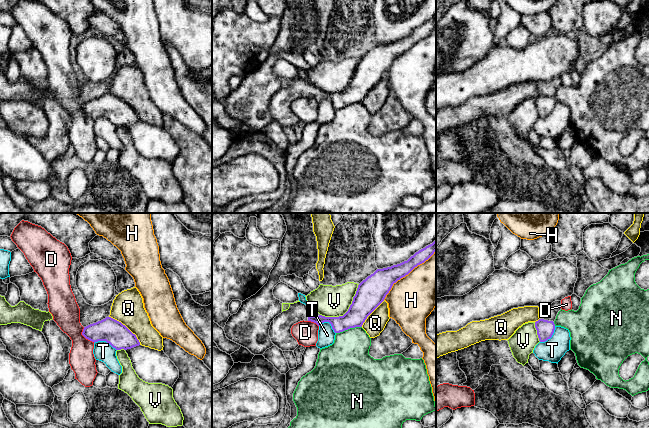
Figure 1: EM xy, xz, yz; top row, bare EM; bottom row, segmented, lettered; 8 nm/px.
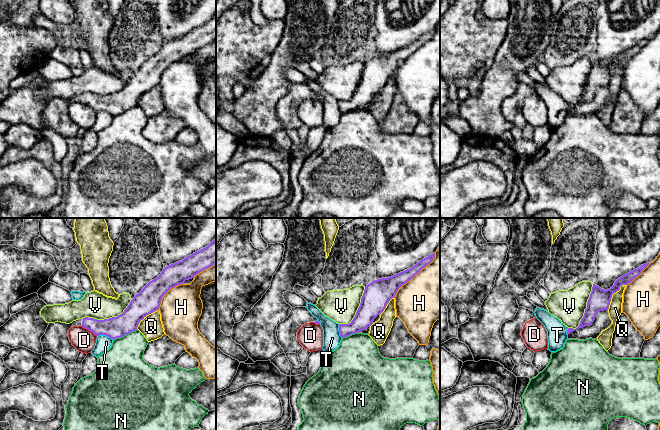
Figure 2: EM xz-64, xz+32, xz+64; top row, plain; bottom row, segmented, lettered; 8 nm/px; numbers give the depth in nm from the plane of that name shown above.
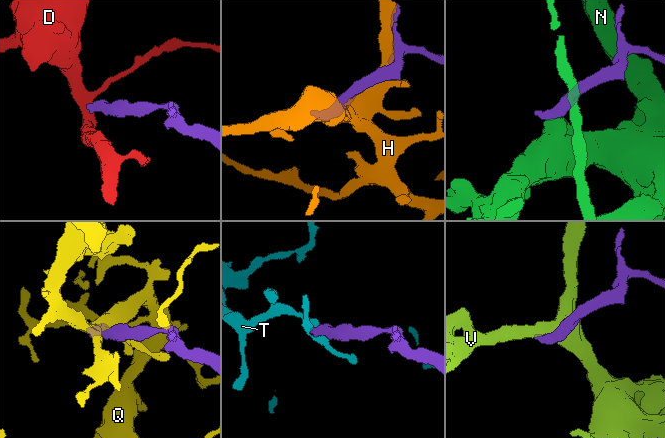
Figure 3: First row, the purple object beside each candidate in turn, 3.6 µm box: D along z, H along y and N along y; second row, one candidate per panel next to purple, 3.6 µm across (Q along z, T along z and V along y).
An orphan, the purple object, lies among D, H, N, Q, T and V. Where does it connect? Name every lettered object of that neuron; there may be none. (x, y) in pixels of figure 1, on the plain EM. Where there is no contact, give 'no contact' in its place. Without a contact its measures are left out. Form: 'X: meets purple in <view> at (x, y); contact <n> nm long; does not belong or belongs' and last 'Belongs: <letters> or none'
D: meets purple in xy at (85, 113); contact 160 nm long; does not belong
H: meets purple in xz at (407, 50); contact 600 nm long; does not belong
N: meets purple in xz at (348, 104); contact 220 nm long; does not belong
Q: meets purple in xy at (126, 103); contact 340 nm long; does not belong
T: meets purple in xy at (105, 116); contact 200 nm long; does not belong
V: meets purple in xz at (347, 87); contact 400 nm long; does not belong
Belongs: none

